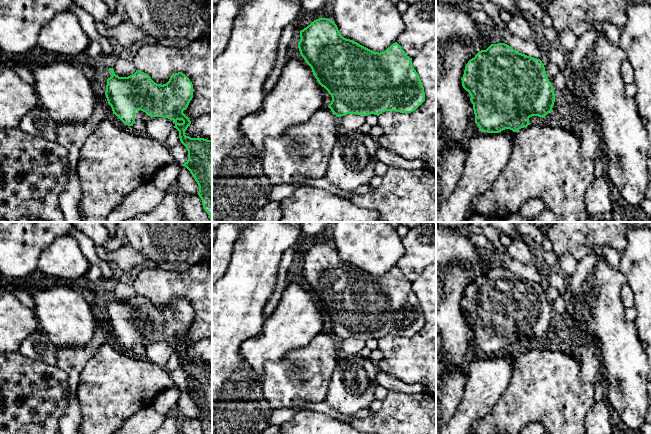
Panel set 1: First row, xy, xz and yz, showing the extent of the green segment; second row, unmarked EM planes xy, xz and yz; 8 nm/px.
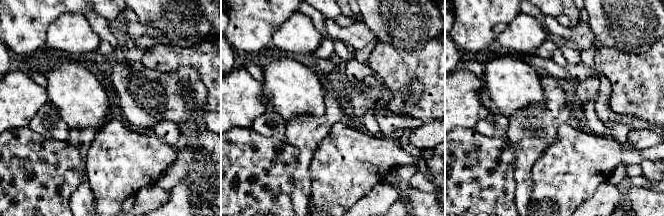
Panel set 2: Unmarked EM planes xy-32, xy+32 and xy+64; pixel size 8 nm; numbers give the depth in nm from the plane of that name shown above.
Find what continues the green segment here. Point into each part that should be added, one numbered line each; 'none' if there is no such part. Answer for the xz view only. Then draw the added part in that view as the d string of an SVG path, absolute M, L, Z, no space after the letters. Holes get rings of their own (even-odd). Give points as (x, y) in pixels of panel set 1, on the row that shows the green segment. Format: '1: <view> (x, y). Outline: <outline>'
none

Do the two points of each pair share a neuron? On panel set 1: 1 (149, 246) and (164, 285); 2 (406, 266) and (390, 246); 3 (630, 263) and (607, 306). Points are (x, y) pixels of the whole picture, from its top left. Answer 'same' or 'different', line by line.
1: different
2: different
3: different

